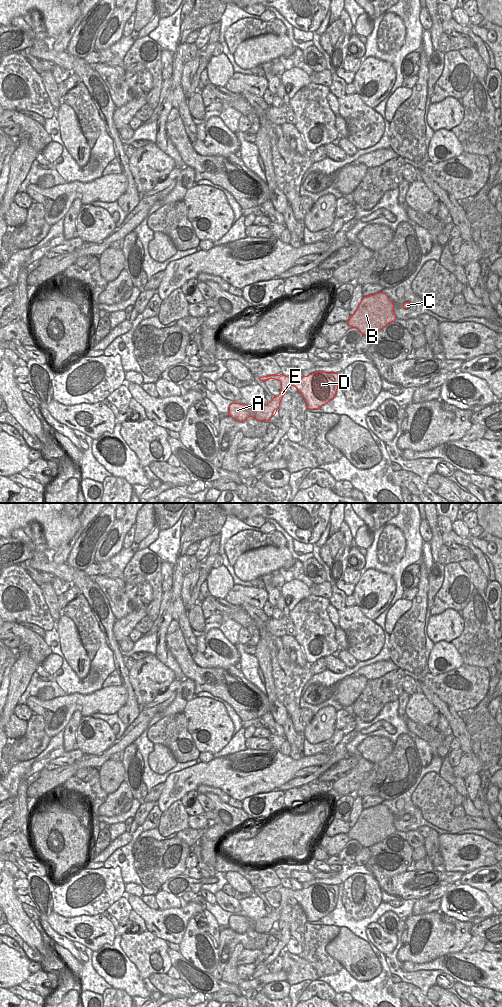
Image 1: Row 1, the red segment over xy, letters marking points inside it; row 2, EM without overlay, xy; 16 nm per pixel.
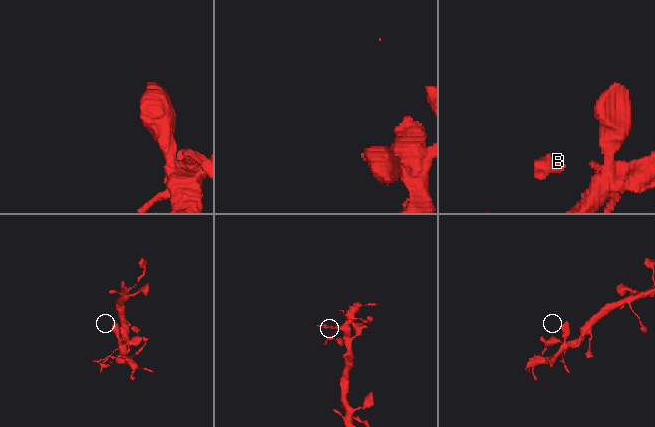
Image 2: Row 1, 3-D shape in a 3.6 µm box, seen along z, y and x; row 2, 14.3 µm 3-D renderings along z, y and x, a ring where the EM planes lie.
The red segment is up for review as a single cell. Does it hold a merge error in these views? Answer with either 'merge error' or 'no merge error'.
no merge error

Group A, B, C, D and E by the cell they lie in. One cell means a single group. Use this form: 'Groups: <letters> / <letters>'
Groups: A B C D E.

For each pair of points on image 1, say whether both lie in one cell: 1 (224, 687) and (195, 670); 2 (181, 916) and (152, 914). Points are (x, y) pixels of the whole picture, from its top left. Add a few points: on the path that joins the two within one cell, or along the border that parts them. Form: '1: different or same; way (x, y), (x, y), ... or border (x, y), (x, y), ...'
1: same; way (217, 683), (206, 681), (202, 677)
2: same; way (174, 913), (159, 914)

